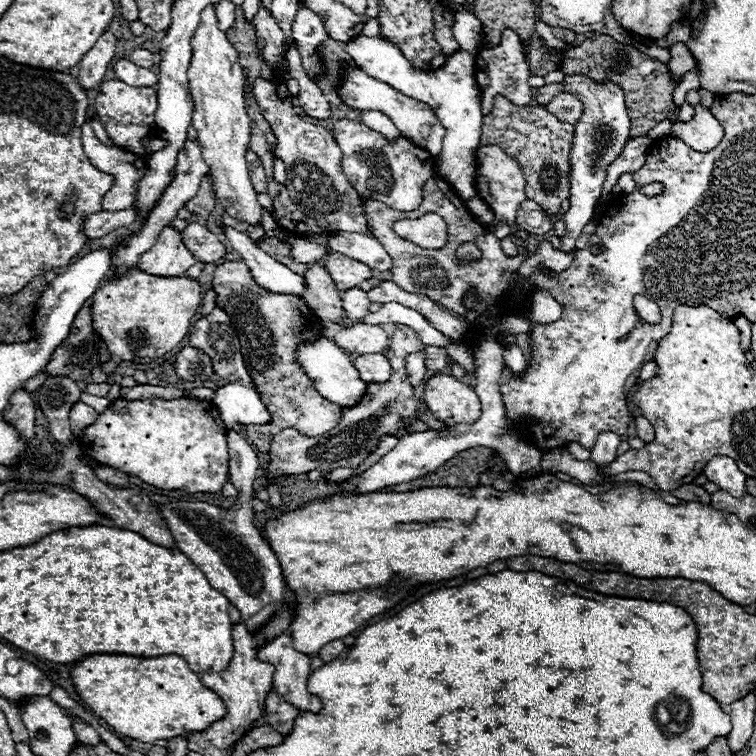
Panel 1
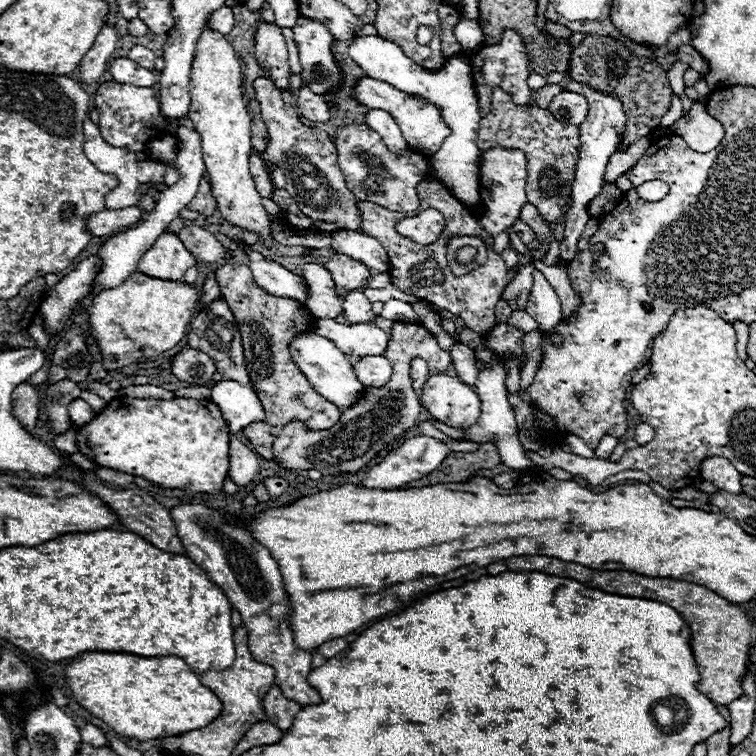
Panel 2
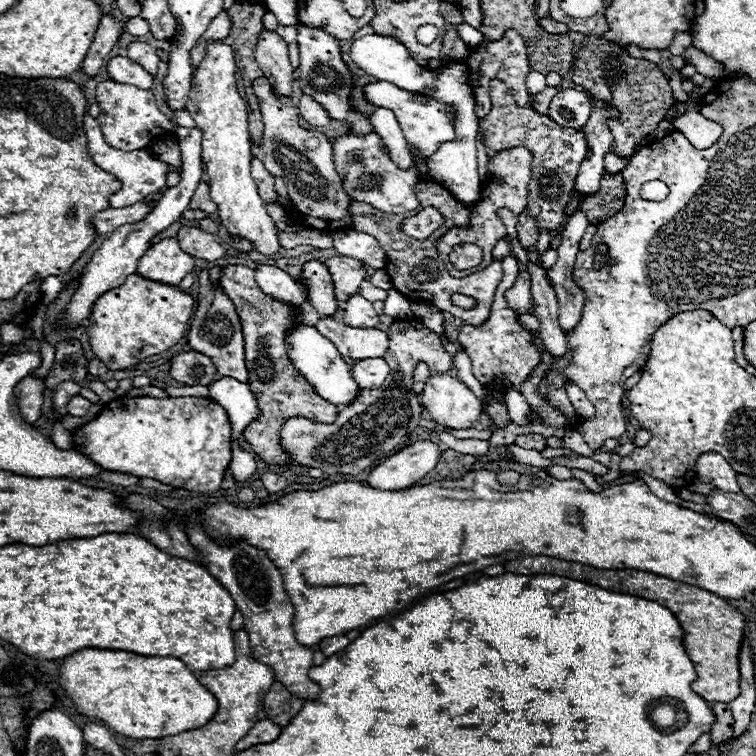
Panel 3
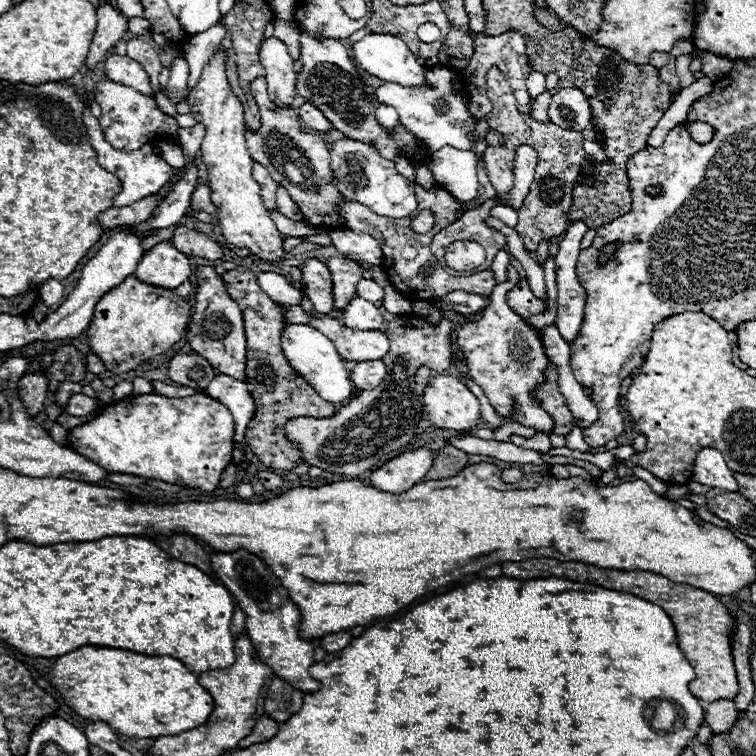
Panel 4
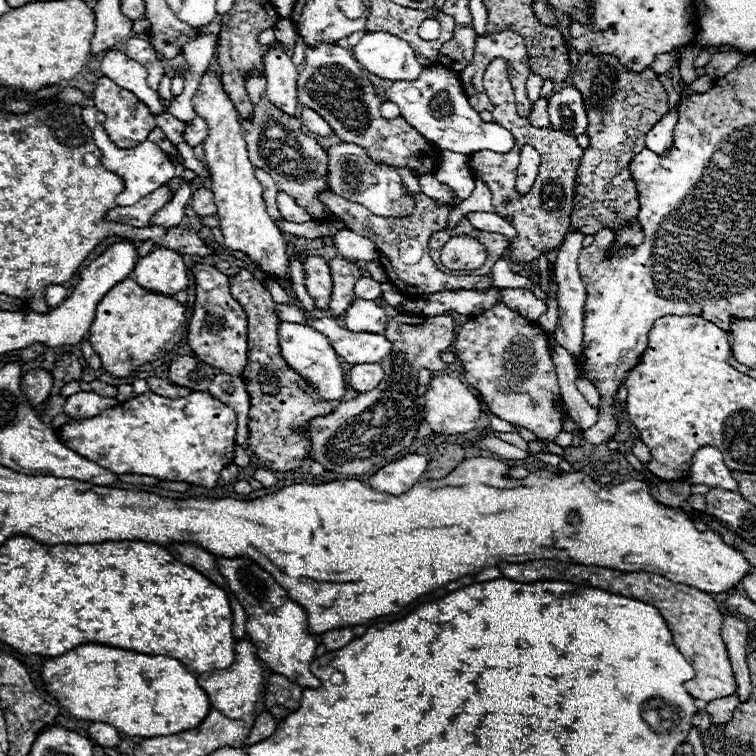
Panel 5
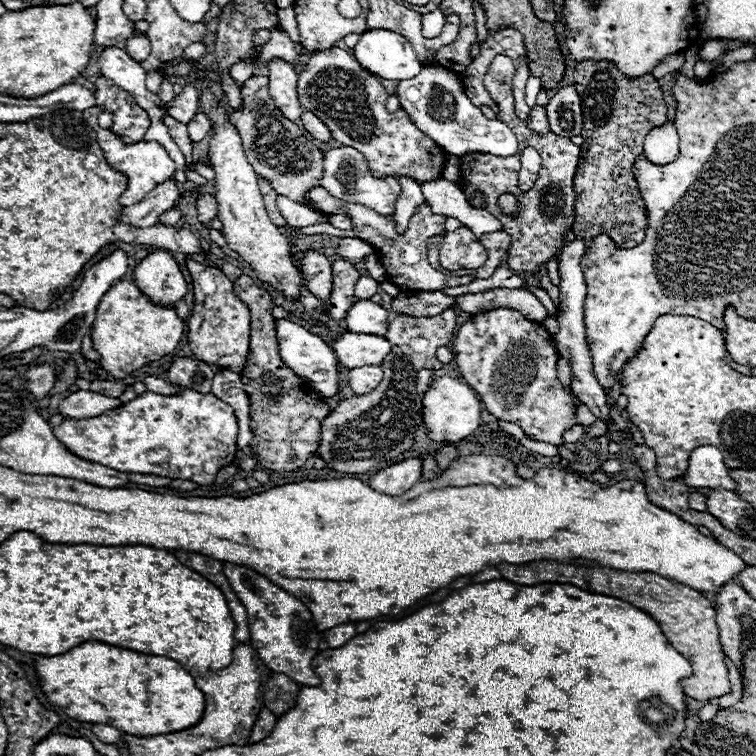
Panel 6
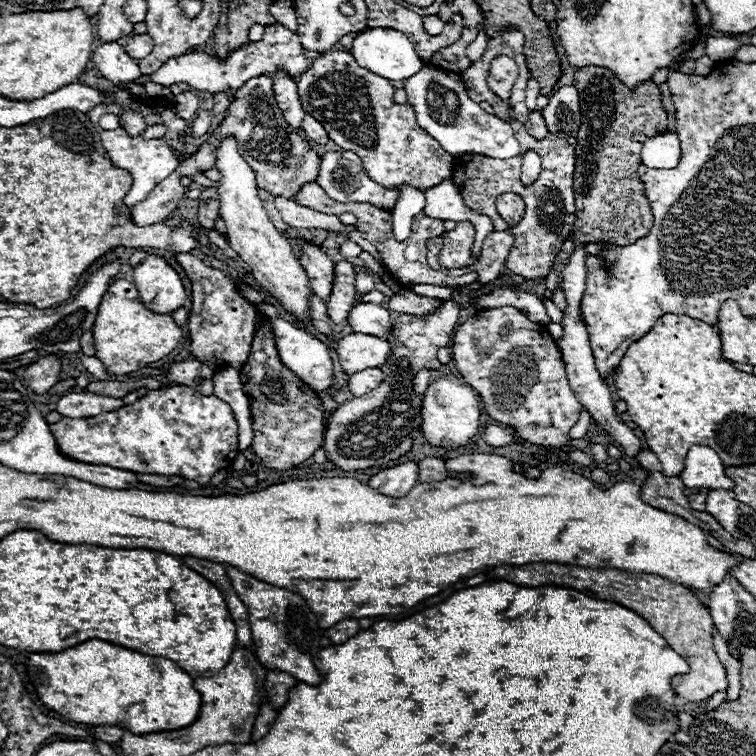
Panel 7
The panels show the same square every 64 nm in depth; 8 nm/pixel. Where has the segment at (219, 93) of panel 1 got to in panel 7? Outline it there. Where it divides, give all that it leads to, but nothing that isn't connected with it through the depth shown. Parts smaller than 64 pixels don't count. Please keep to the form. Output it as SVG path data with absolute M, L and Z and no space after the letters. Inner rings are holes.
M228 138L220 144L220 150L216 154L216 168L222 172L222 180L218 182L218 200L220 218L226 222L228 228L230 248L250 266L250 272L262 292L270 294L288 314L294 316L294 320L302 322L304 326L310 324L312 318L308 300L314 294L310 290L310 278L294 256L290 242L274 228L274 224L266 216L264 206L258 198L256 176L246 164L246 160L240 156L234 138Z

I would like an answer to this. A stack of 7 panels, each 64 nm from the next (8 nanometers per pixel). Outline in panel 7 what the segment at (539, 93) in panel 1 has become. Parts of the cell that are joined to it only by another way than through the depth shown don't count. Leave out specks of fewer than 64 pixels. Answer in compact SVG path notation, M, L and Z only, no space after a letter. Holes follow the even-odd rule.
M536 110L536 112L532 112L530 116L528 116L528 120L526 120L526 130L530 132L530 136L534 136L534 138L538 138L538 140L544 140L544 138L548 138L548 130L546 130L546 122L544 122L544 118L542 118L542 114L540 114L540 110Z

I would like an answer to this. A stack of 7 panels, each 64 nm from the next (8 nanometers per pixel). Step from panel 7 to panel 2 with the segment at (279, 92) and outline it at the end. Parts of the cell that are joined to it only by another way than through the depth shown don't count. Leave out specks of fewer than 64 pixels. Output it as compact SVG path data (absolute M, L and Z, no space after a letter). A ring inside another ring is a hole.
M260 22L258 34L256 34L256 52L254 58L266 70L266 76L276 82L278 88L290 90L290 66L288 66L288 50L284 36L278 26L270 26L266 22Z

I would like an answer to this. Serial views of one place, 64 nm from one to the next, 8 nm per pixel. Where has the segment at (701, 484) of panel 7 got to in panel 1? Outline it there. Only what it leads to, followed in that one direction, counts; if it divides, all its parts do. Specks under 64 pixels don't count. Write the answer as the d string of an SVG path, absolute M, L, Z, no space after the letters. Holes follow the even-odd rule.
M714 456L706 462L702 474L714 482L720 490L726 490L730 494L744 494L746 492L746 474L742 474L734 460L728 456Z

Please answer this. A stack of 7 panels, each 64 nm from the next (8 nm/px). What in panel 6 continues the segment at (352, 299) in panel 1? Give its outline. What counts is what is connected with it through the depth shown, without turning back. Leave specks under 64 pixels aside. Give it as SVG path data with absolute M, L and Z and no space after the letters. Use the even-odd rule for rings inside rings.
M358 300L346 316L346 326L350 332L384 336L388 330L388 312L370 300Z

